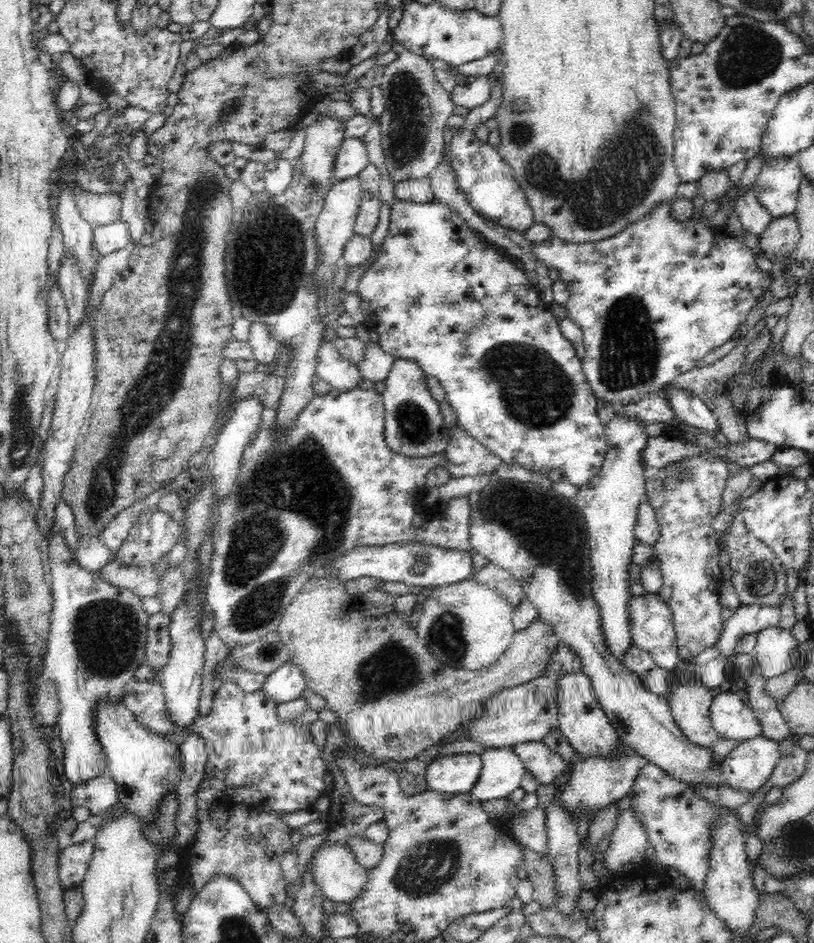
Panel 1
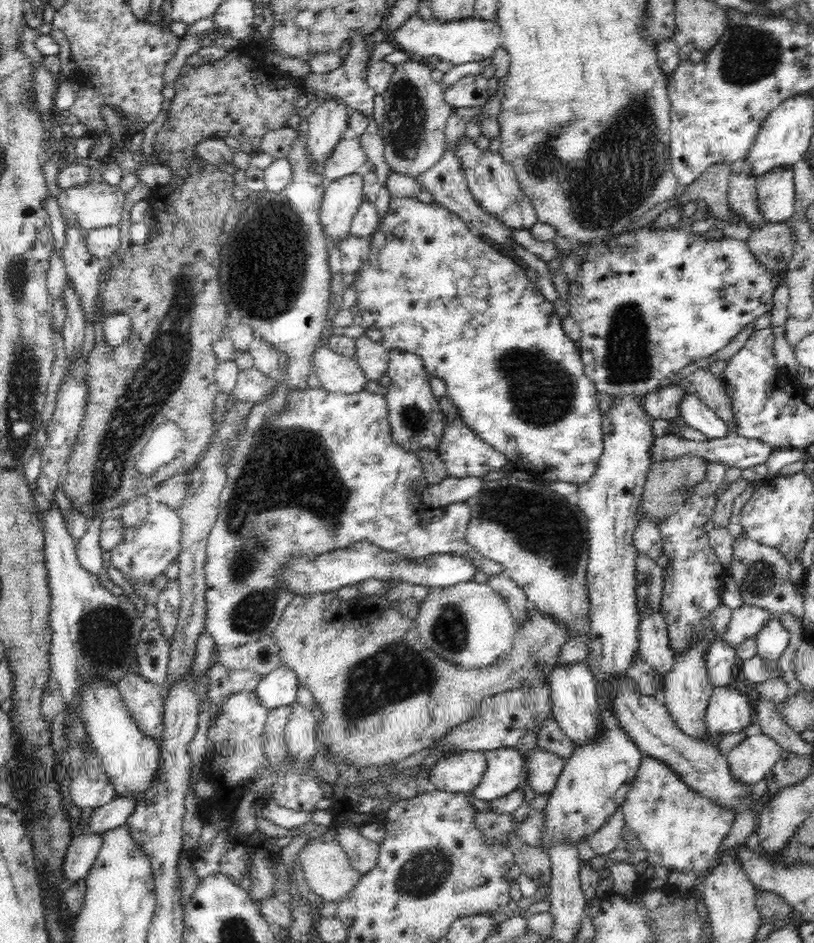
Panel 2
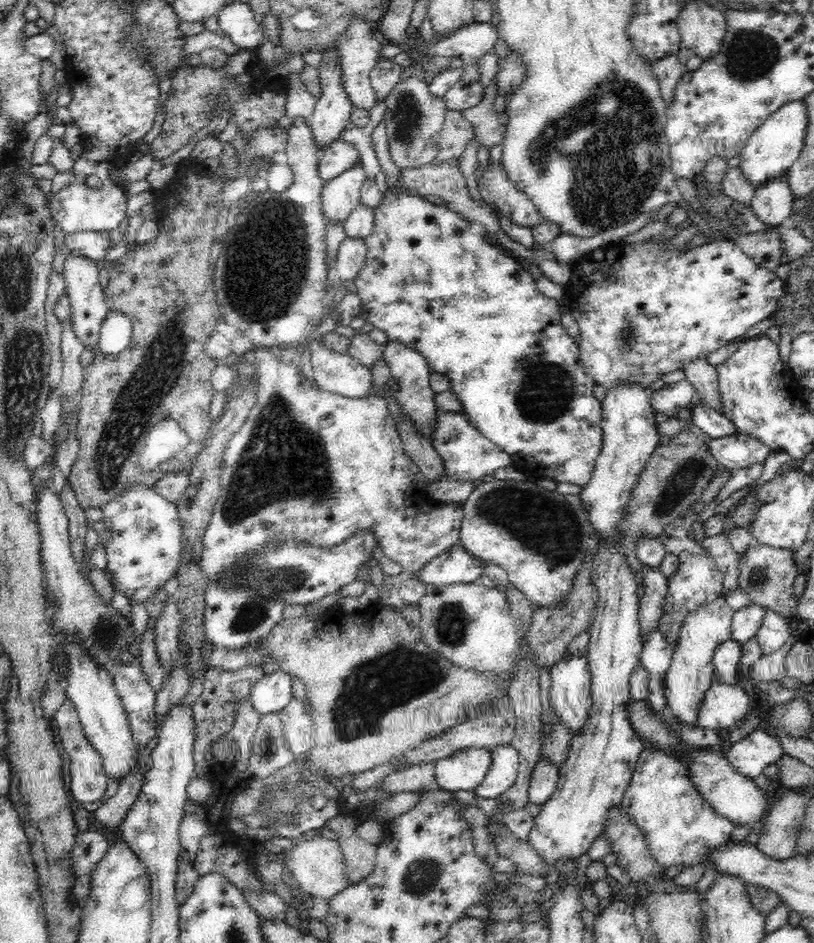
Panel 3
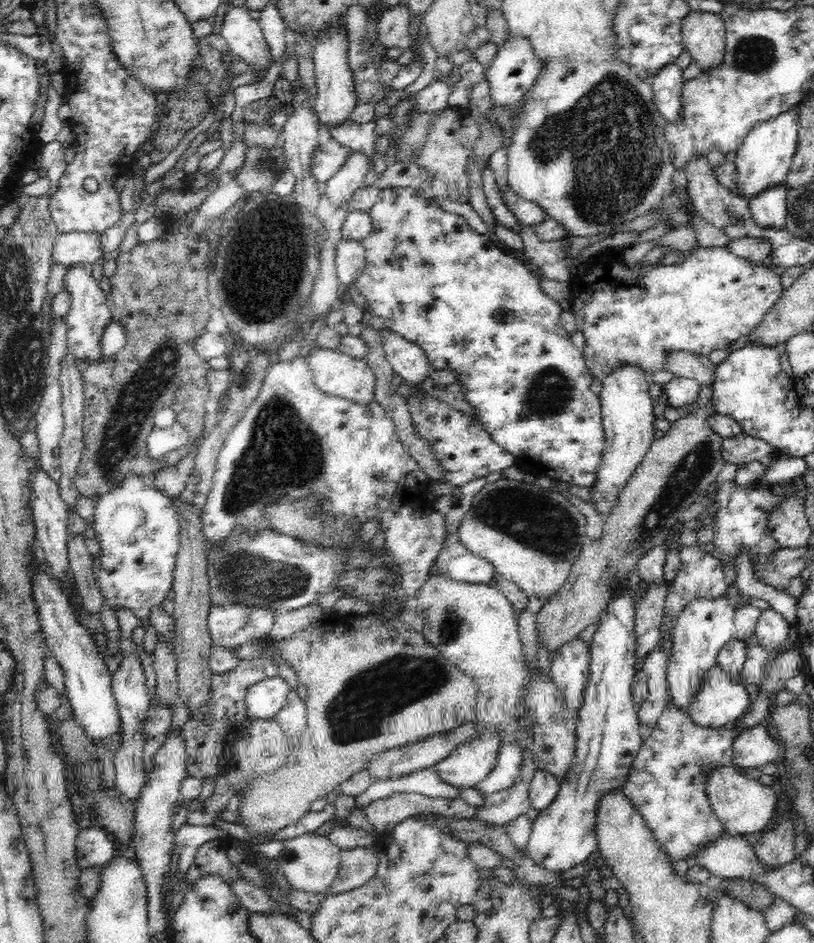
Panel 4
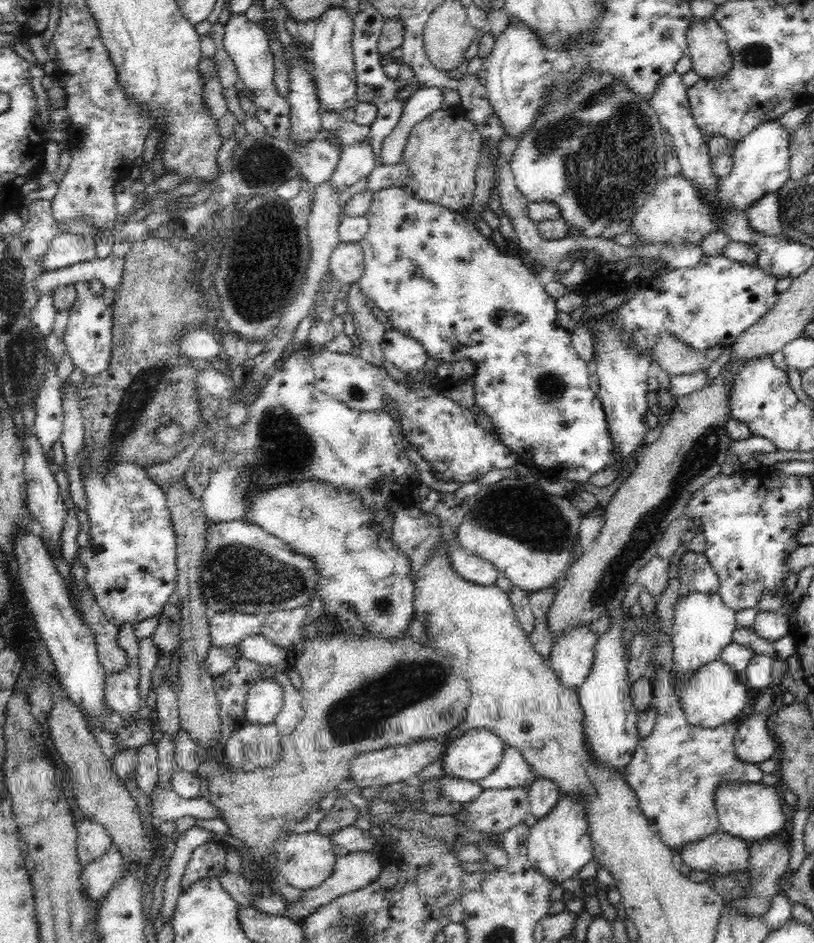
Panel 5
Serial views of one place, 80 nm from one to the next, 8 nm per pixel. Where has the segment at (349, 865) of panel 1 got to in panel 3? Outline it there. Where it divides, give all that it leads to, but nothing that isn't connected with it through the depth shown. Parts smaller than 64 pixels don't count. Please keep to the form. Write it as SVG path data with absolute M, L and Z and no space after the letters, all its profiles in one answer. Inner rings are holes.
M322 836L307 839L294 839L292 844L284 850L283 864L299 884L299 890L307 897L320 896L329 900L342 890L348 888L346 866L341 846L337 840Z

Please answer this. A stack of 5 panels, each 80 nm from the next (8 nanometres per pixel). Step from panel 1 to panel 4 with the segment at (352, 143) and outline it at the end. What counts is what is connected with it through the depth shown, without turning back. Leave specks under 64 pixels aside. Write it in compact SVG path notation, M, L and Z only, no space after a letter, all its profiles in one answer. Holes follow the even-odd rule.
M332 139L328 144L322 144L316 148L312 157L312 173L319 185L330 181L336 172L341 170L346 158L350 157L353 151L348 146L338 144Z

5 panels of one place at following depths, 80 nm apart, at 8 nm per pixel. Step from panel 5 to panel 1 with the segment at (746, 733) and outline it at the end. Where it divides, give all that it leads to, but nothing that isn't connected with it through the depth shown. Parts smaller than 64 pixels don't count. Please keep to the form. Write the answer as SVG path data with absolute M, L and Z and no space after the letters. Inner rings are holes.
M764 736L739 742L721 762L723 782L740 792L762 791L780 757L779 743Z

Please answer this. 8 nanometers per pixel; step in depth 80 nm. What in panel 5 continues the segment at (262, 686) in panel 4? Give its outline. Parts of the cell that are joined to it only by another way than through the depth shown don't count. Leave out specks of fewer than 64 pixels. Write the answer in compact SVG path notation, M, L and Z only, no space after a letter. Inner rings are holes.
M260 679L249 689L245 702L245 718L248 723L270 725L284 704L284 689L276 679Z

